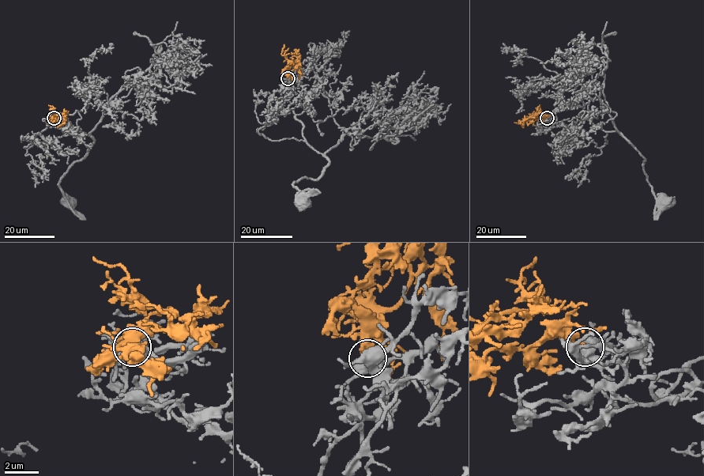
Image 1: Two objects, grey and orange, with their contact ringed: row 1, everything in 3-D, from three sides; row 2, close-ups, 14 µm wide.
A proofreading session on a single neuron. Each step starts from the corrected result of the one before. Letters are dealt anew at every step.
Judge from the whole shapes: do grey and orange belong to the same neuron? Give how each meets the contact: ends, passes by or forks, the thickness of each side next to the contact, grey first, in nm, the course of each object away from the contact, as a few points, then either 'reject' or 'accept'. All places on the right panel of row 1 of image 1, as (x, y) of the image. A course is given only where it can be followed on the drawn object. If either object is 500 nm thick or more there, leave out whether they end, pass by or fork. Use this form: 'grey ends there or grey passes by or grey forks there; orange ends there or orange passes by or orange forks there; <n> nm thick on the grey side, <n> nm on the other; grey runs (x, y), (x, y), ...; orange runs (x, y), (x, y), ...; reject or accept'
500 nm thick on the grey side, 240 nm on the other; grey runs (547, 118), (558, 126), (584, 117), (604, 130), (618, 132), (645, 158), (644, 172), (655, 197), (665, 202); orange runs (547, 118), (540, 112), (532, 114), (524, 120), (524, 127); reject

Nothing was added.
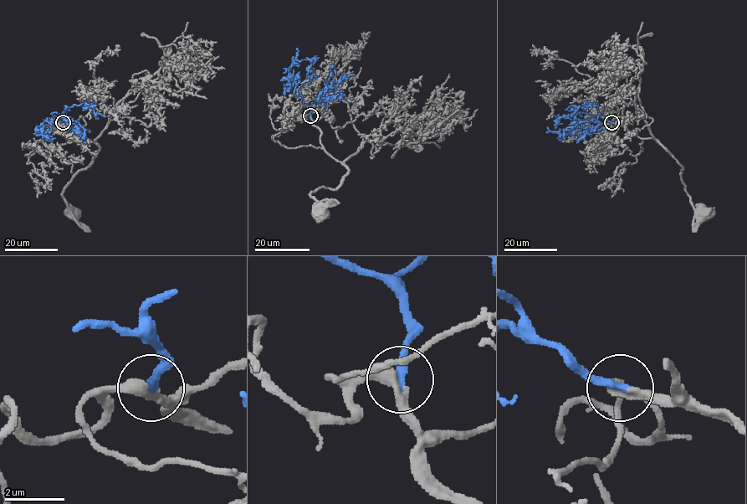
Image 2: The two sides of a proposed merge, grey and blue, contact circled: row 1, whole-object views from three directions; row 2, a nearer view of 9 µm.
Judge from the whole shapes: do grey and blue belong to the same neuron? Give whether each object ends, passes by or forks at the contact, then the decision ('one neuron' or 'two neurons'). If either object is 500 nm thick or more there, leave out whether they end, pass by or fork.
grey passes by | blue ends | one neuron

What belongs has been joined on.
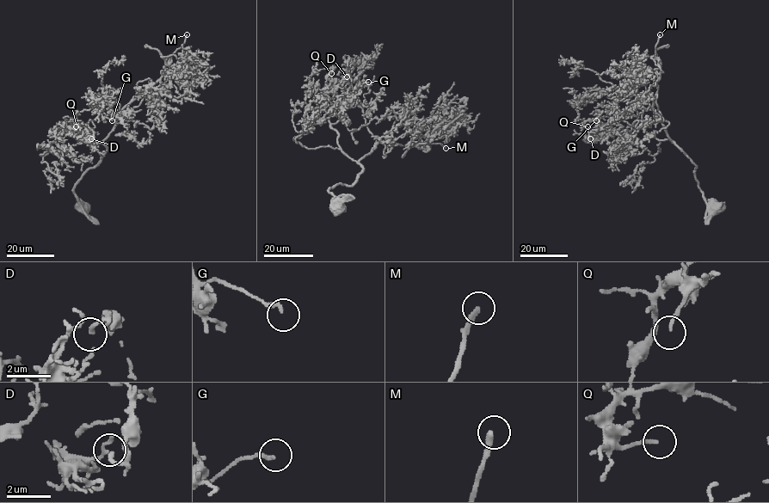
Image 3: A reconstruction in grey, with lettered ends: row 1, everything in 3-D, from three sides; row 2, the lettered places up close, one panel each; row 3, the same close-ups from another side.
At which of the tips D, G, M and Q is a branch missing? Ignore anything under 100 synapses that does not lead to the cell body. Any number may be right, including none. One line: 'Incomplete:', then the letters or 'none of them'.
Incomplete: M

